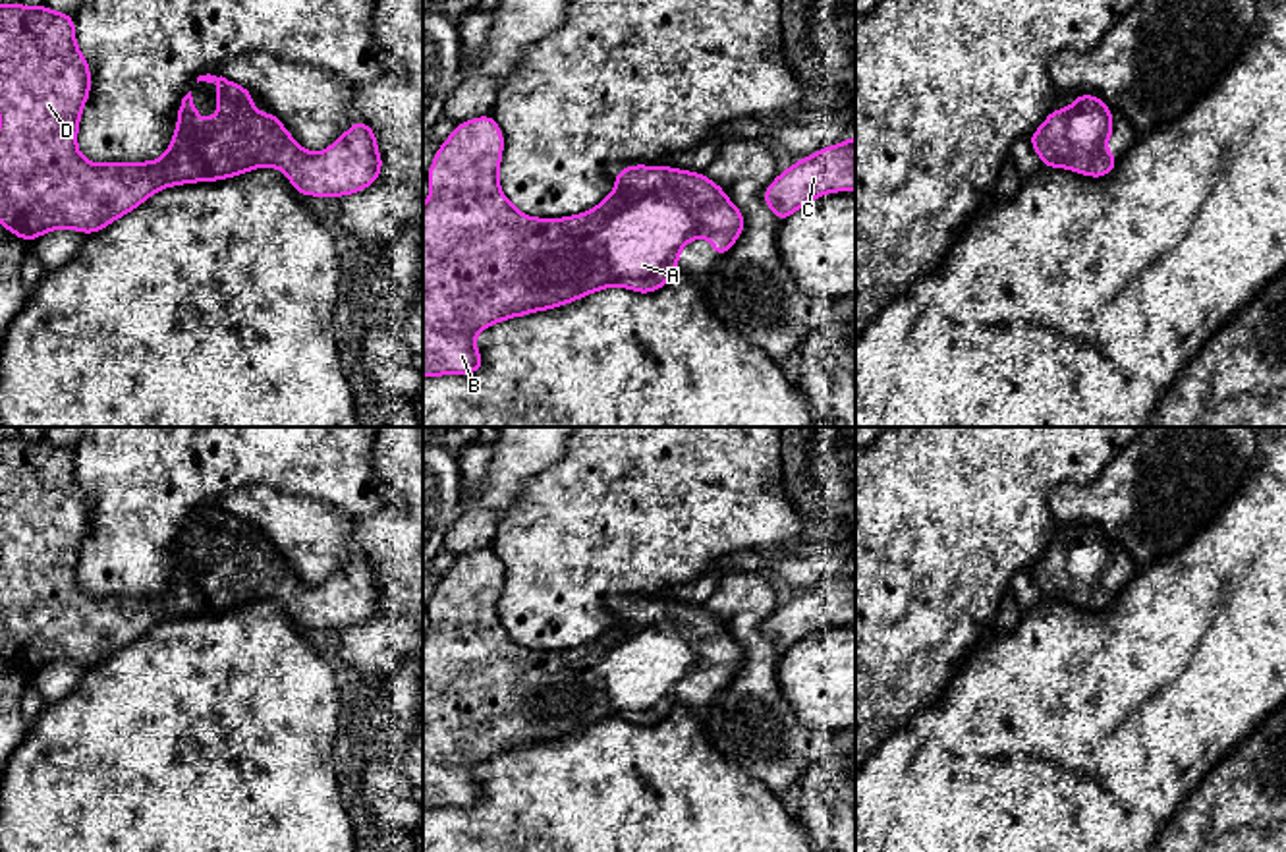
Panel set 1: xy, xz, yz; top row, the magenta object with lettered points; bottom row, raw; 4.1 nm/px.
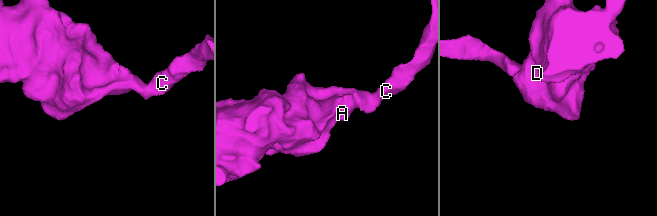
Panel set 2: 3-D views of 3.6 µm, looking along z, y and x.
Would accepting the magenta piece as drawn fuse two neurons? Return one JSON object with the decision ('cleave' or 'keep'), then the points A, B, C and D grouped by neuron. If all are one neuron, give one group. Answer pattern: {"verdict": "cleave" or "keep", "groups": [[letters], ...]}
{"verdict": "keep", "groups": [["A", "B", "C", "D"]]}

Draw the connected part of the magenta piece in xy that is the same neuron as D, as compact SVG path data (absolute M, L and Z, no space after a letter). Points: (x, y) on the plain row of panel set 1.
M19 435L0 439L0 657L23 674L58 661L91 668L170 618L216 614L245 607L251 601L274 599L286 607L299 628L344 630L367 622L382 605L375 562L365 554L355 553L326 583L313 587L299 580L272 545L261 549L253 541L249 522L210 506L199 508L199 514L218 518L216 531L220 535L214 553L197 551L197 539L189 524L180 535L178 558L164 589L153 595L89 595L77 583L77 560L91 524L91 502L75 477L73 448L52 444L46 437L39 440L25 440Z

